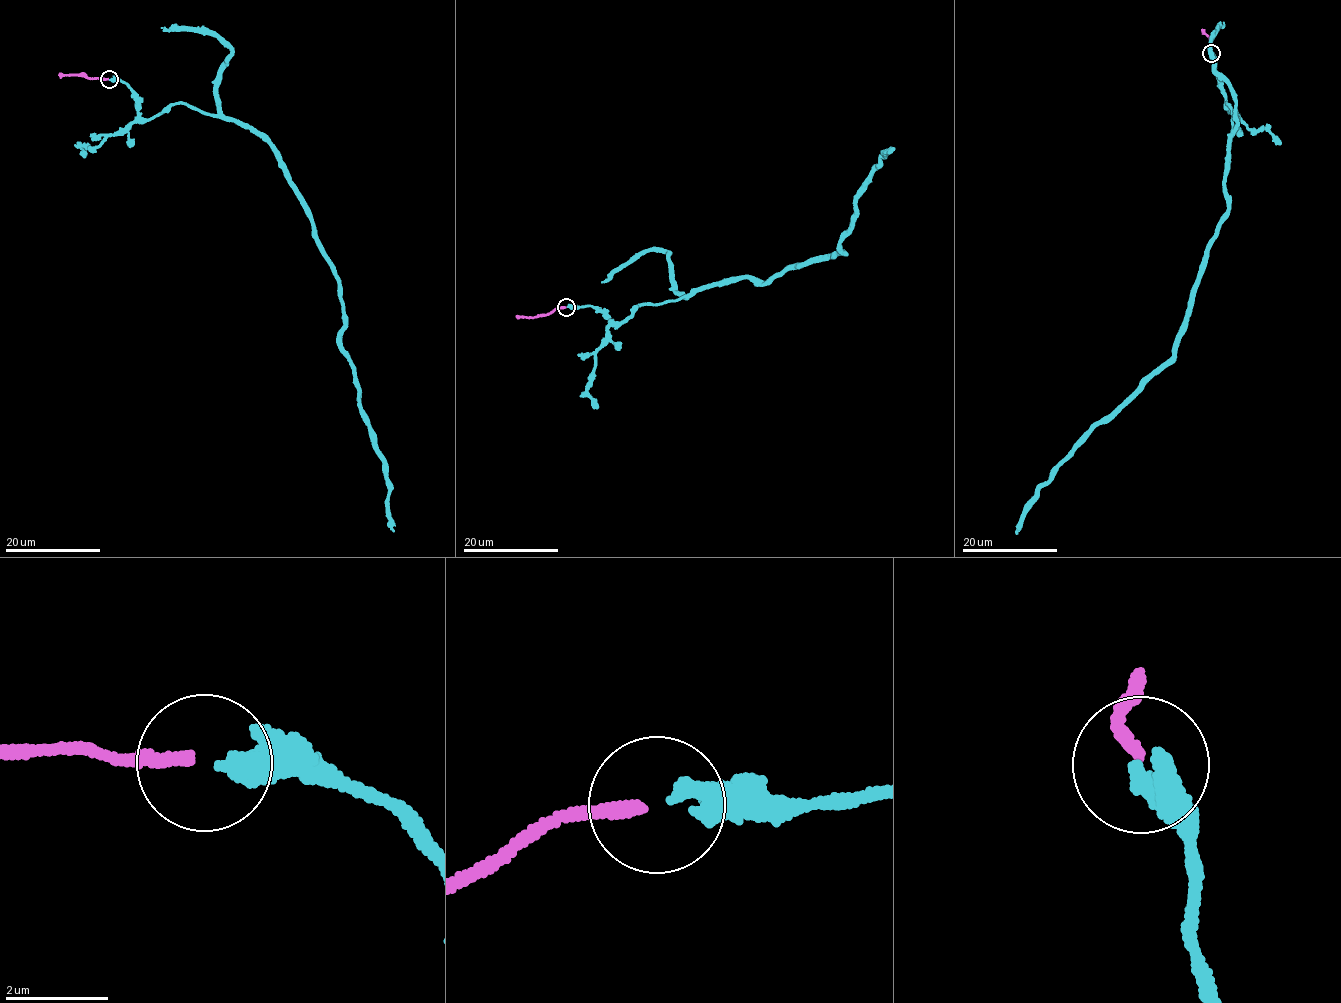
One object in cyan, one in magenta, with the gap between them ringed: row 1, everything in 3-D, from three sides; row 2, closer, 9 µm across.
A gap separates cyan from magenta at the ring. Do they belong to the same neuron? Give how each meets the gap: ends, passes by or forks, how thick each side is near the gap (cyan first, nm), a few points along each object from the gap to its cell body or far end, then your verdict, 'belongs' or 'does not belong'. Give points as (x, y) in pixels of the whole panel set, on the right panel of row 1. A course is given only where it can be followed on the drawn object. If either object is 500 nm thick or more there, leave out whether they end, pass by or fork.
cyan ends there; magenta ends there; 360 nm thick on the cyan side, 240 nm on the other; cyan runs (1211, 53), (1233, 109), (1227, 212), (1174, 353), (1059, 462), (1016, 534); magenta runs (1211, 53), (1210, 39), (1202, 30); belongs

